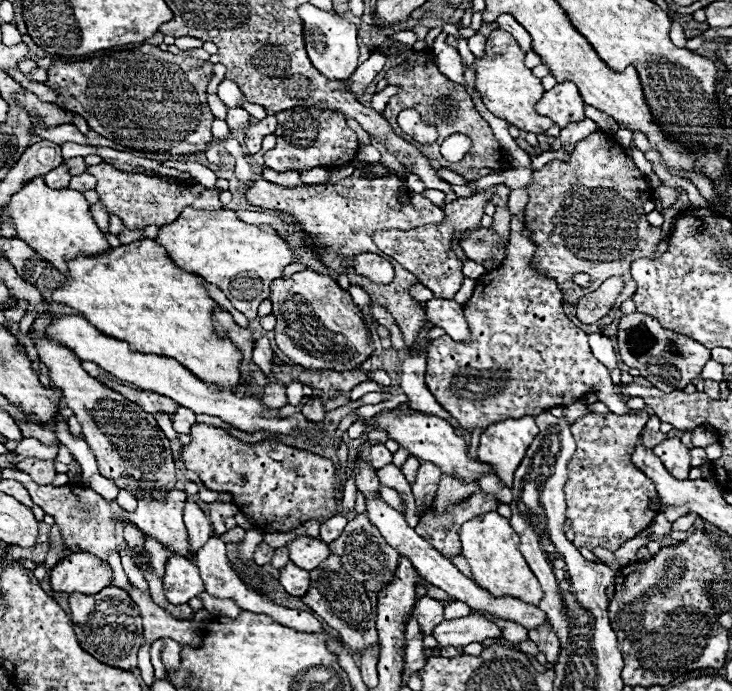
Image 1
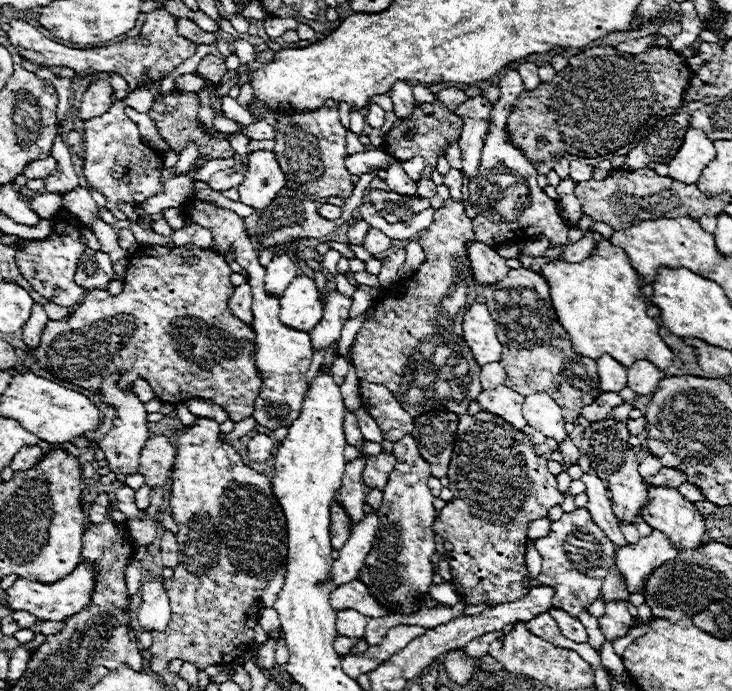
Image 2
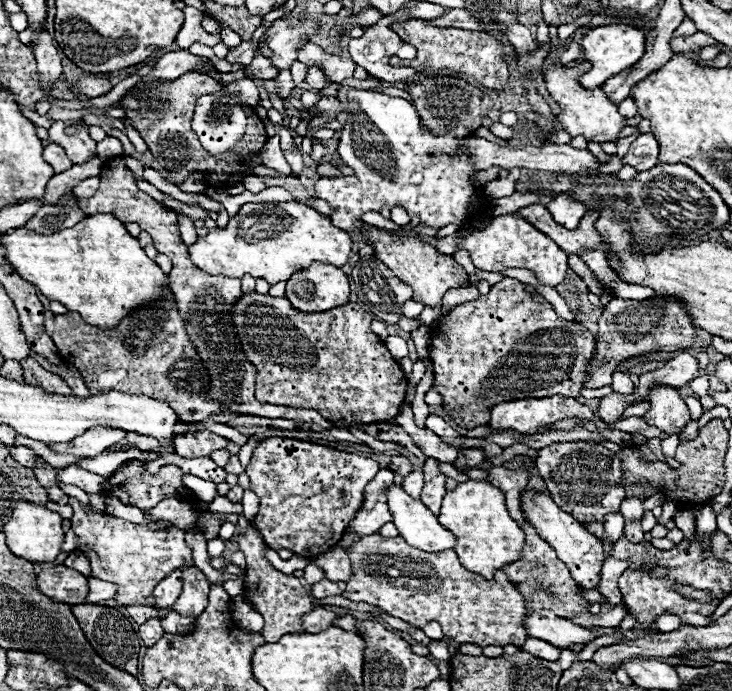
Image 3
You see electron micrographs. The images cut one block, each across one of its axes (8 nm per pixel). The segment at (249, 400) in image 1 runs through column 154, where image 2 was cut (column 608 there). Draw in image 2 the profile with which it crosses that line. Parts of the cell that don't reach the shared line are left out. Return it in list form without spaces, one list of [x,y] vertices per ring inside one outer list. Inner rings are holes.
[[[608,354],[598,358],[596,362],[602,392],[620,392],[622,388],[626,388],[626,368],[620,362],[610,358]]]

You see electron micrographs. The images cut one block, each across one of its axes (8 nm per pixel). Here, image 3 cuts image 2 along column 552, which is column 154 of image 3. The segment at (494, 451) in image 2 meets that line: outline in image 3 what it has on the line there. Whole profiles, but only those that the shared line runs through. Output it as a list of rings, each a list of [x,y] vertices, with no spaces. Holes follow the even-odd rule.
[[[132,460],[130,464],[118,466],[118,470],[110,476],[106,494],[118,498],[118,500],[124,502],[124,504],[138,506],[138,508],[142,508],[142,510],[154,508],[154,506],[156,506],[160,500],[164,500],[164,498],[178,498],[178,500],[186,500],[186,502],[194,504],[196,498],[184,488],[184,484],[182,484],[182,474],[184,474],[184,472],[182,472],[180,468],[176,468],[176,466],[162,466],[158,474],[150,474],[150,472],[146,470],[146,460]]]

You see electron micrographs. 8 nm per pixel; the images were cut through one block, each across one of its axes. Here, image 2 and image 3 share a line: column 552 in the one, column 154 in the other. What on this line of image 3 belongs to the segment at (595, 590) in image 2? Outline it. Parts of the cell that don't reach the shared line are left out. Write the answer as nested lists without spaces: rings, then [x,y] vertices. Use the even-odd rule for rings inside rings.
[[[70,498],[68,504],[74,508],[72,530],[78,538],[76,550],[88,558],[92,578],[102,578],[120,586],[116,600],[122,606],[154,606],[154,586],[174,568],[192,566],[192,554],[186,546],[184,530],[178,530],[170,522],[132,524],[92,506],[86,510],[76,498]]]

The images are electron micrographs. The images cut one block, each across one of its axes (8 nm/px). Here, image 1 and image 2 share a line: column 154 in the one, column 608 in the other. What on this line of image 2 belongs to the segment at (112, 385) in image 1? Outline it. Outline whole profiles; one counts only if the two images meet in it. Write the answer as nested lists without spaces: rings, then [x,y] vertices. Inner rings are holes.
[[[600,394],[594,404],[582,408],[582,416],[588,422],[598,422],[598,420],[604,420],[610,414],[610,410],[620,404],[622,404],[620,394]]]

